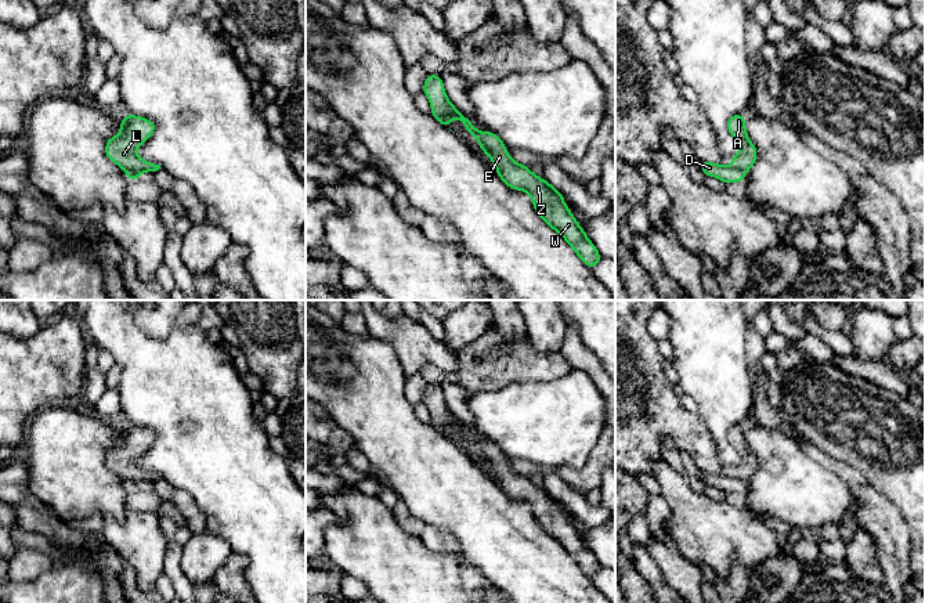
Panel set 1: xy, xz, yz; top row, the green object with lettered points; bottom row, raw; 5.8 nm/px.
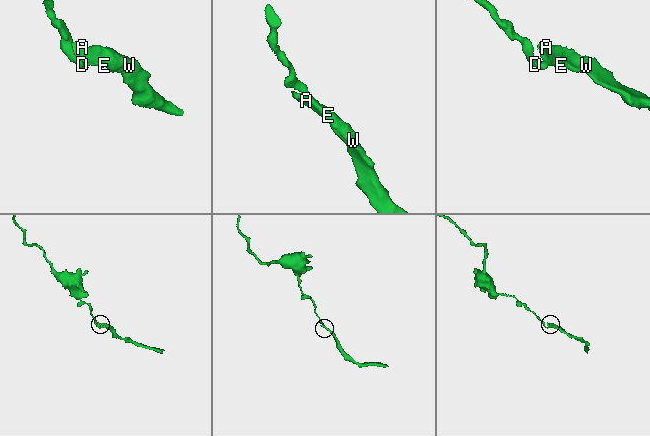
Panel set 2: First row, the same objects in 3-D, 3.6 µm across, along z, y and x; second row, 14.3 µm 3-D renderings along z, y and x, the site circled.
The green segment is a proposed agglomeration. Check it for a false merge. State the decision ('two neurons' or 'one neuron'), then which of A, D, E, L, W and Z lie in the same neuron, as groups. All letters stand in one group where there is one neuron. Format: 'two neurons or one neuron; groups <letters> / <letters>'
two neurons; groups A E L W Z / D

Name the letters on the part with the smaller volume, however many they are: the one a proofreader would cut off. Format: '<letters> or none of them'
A, E, L, W, Z

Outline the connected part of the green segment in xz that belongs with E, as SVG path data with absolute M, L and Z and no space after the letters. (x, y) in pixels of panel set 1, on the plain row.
M456 418L451 426L433 426L447 438L449 438L448 433L452 429L460 429L466 441L478 449L480 459L495 473L502 491L510 498L528 502L541 528L570 553L589 578L599 573L600 563L571 524L561 502L554 499L545 488L536 487L525 474L516 473L495 443L478 441L469 427L463 426Z

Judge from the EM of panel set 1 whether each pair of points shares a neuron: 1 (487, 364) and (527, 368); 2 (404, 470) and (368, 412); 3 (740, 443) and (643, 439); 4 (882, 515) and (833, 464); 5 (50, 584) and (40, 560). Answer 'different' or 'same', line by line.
1: same
2: same
3: same
4: same
5: different

